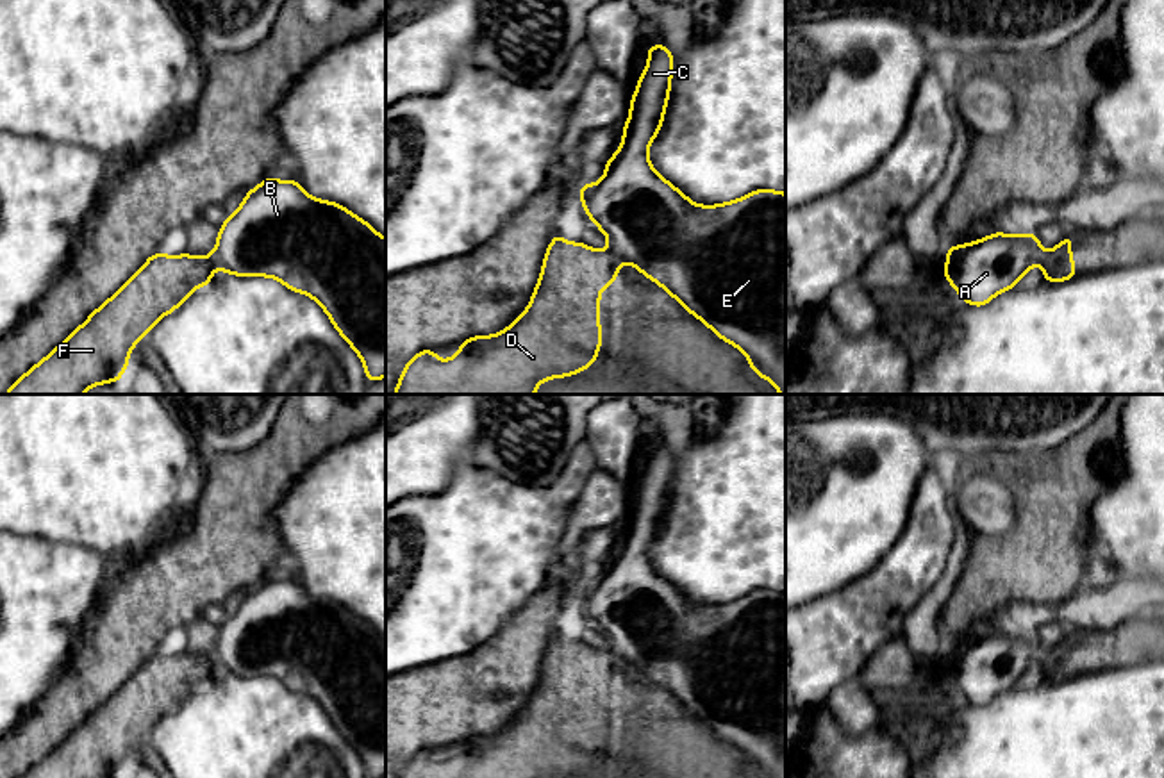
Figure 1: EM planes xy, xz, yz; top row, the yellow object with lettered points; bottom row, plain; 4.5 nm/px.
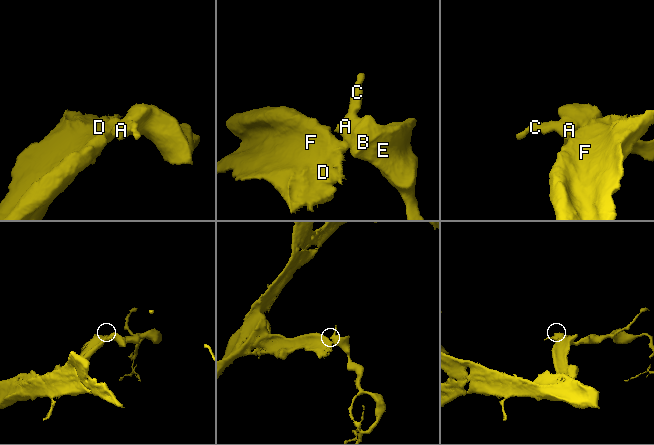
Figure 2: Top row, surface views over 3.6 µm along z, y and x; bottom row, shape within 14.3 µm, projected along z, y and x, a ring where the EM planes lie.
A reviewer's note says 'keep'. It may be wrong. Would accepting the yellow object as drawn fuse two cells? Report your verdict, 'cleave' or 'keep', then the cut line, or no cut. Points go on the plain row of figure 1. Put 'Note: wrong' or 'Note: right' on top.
Note: wrong
cleave; cut xz (609, 646), (618, 661)

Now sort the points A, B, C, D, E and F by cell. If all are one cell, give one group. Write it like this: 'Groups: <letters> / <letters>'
Groups: A B C E / D F

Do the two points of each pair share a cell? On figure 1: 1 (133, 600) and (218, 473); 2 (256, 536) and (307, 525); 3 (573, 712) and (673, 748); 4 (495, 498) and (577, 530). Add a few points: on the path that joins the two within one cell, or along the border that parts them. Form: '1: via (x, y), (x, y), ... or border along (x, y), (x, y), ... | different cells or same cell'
1: via (165, 568), (218, 514), (218, 505) | same cell
2: border along (288, 493), (274, 511), (274, 527), (282, 552) | different cells
3: via (598, 712), (613, 712), (638, 737), (648, 737) | same cell
4: border along (582, 489), (572, 509), (568, 529) | different cells

